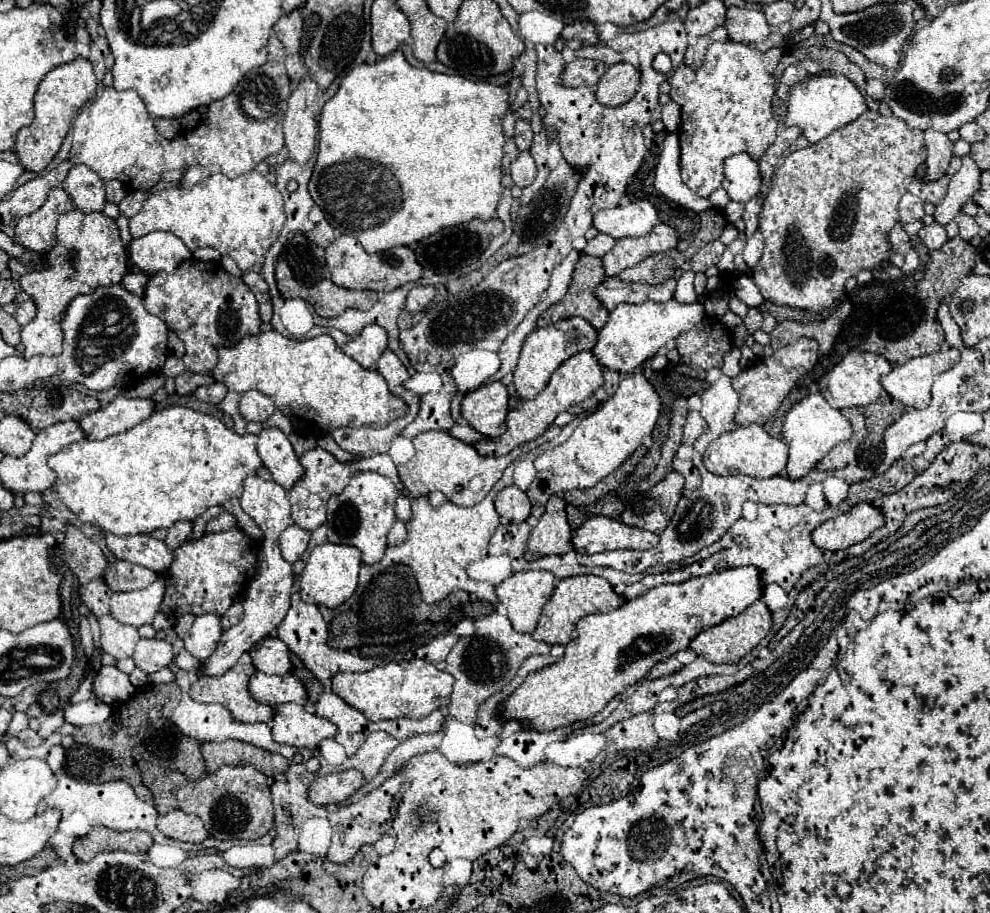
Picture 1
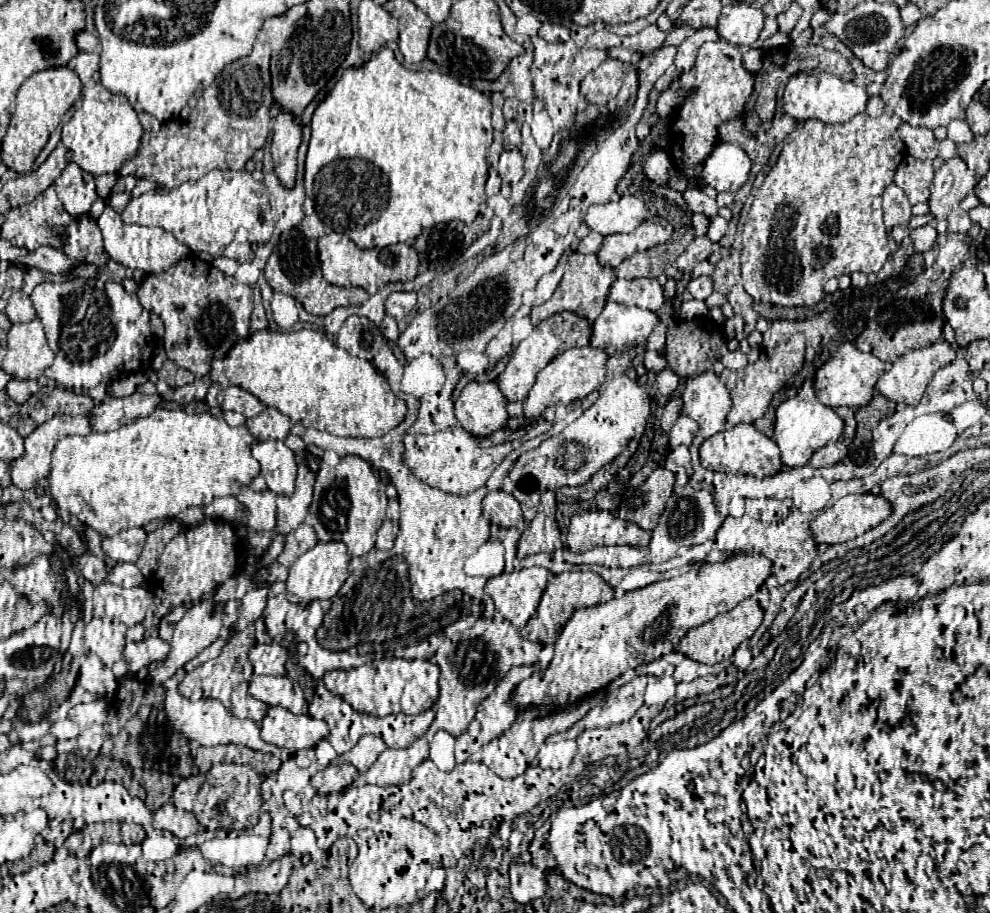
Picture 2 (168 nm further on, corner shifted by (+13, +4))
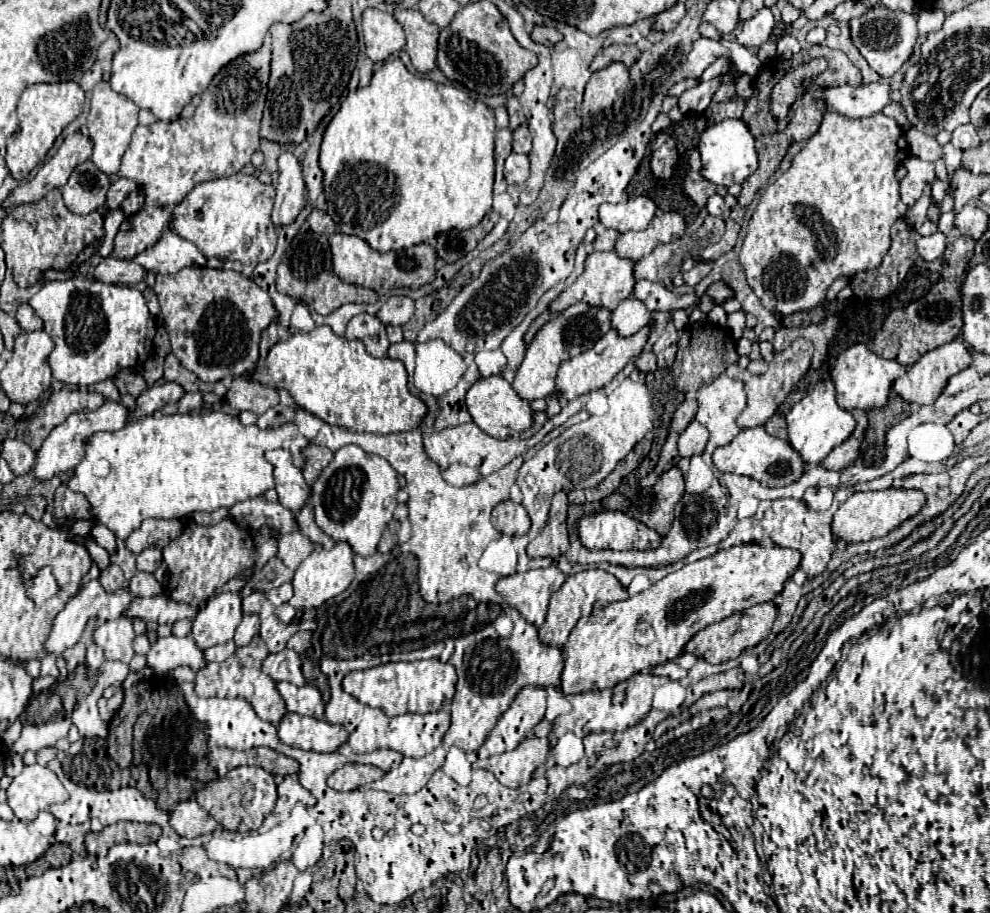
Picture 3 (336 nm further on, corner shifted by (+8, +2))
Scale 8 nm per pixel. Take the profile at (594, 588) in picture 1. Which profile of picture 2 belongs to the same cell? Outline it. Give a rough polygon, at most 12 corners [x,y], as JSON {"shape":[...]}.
{"shape":[[590,570],[552,576],[528,620],[528,640],[554,644],[581,607],[614,598]]}

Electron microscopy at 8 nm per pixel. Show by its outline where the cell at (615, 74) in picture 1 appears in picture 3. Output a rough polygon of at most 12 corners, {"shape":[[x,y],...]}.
{"shape":[[621,62],[593,72],[581,112],[609,110],[627,90],[629,72]]}

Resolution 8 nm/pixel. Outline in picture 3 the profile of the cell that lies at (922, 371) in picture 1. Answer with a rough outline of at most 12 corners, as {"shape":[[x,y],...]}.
{"shape":[[961,338],[927,352],[895,380],[903,400],[933,404],[973,362]]}

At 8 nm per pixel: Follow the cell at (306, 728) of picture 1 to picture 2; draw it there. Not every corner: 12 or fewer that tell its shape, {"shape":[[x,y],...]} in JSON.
{"shape":[[268,708],[260,736],[278,748],[312,748],[324,720]]}

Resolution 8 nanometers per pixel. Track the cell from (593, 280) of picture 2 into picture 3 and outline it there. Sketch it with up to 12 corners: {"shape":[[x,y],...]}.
{"shape":[[593,252],[585,272],[549,306],[615,310],[633,294],[633,260]]}

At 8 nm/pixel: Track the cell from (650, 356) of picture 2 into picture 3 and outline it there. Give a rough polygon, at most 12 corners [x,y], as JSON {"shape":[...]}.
{"shape":[[643,352],[635,368],[643,374],[655,372],[655,354]]}

